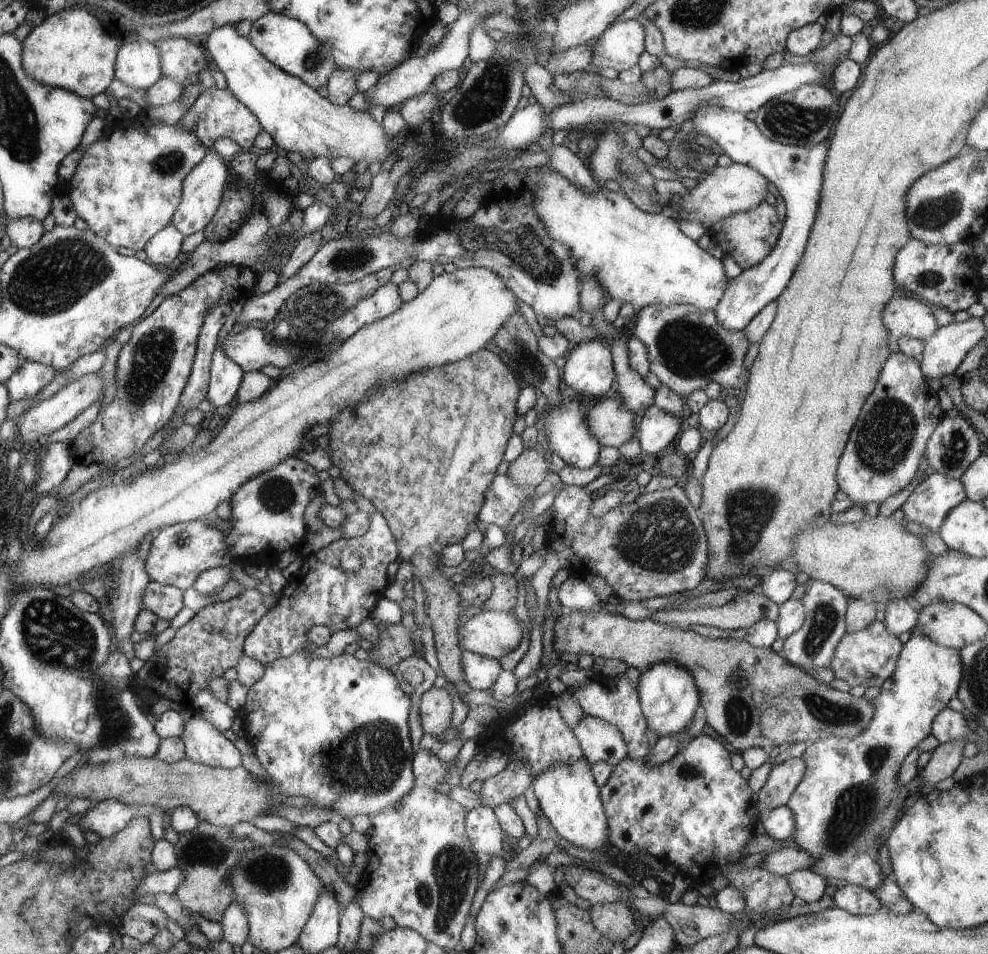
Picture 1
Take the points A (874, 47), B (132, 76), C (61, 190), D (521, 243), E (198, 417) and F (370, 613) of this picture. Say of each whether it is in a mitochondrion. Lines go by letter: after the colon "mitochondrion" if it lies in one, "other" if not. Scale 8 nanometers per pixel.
A: other
B: other
C: other
D: mitochondrion
E: other
F: other

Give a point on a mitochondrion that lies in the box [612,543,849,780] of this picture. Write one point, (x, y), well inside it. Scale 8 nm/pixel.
(740, 716)

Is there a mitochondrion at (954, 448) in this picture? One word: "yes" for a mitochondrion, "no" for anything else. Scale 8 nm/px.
yes

